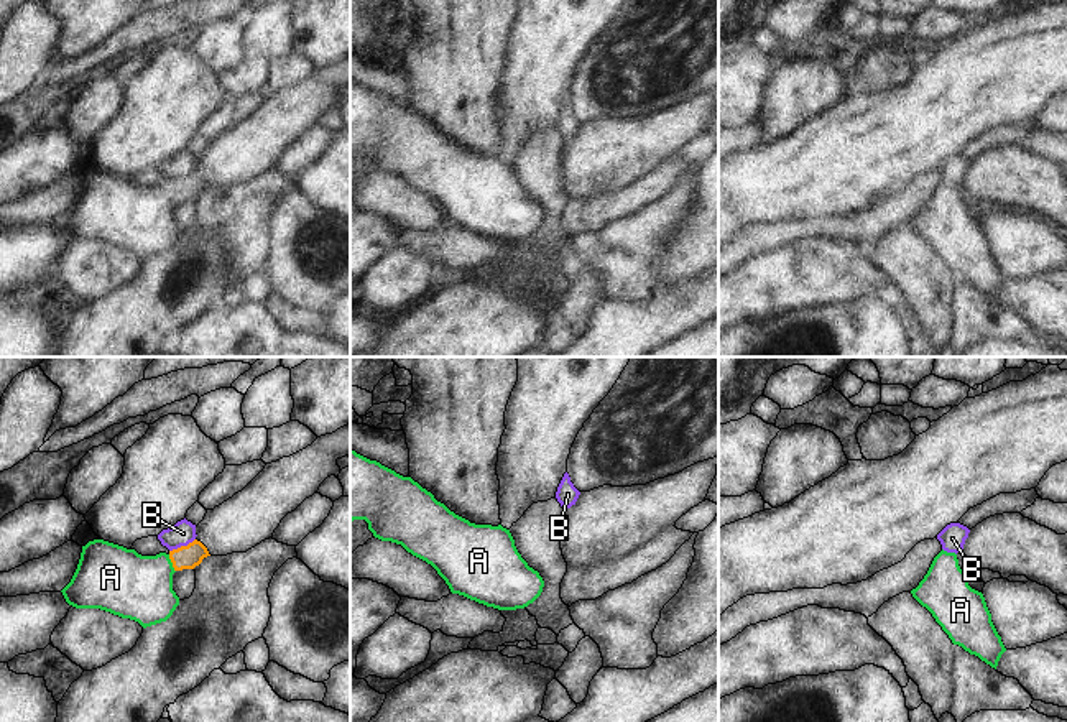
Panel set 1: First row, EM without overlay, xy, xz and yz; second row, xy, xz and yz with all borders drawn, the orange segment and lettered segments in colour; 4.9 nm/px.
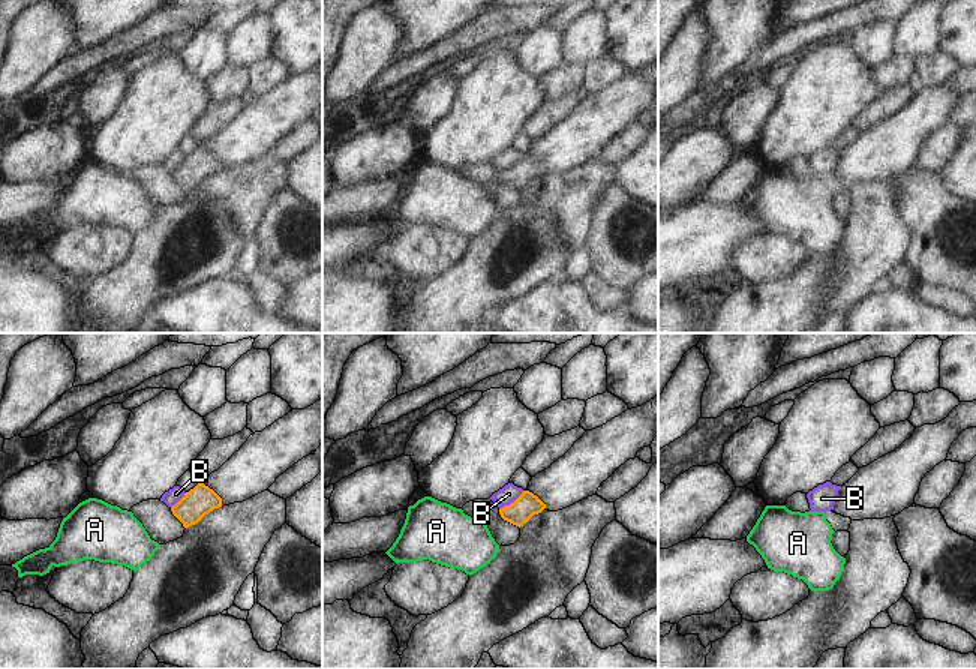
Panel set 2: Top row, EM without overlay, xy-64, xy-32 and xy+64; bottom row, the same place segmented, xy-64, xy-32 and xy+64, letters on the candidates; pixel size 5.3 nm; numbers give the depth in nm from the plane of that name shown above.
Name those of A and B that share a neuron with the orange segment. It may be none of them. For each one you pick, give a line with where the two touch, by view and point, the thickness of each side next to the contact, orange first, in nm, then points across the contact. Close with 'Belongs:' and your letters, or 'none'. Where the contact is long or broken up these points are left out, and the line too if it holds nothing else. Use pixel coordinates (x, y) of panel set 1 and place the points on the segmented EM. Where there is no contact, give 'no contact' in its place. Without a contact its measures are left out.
A: meets orange in xy at (171, 561); 120 nm thick on the orange side, 320 nm on the other; runs through xy (189, 556), (171, 561), (161, 566), (140, 587)
Belongs: A

